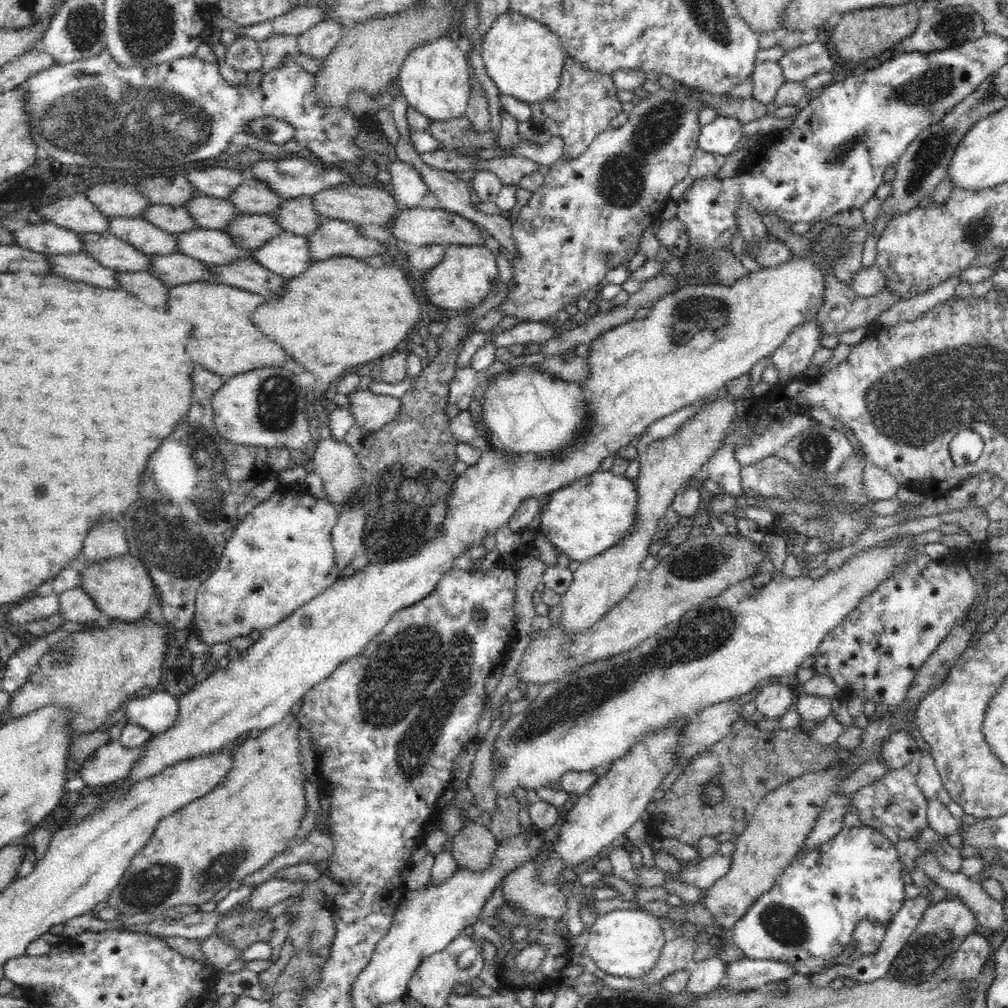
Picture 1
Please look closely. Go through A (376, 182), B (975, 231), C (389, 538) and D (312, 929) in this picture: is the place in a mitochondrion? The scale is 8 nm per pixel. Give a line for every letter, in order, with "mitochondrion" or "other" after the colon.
A: other
B: mitochondrion
C: mitochondrion
D: mitochondrion

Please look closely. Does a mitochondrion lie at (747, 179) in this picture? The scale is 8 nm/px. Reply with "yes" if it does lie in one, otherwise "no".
no

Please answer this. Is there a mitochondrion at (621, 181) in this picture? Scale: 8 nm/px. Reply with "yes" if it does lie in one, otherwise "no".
yes

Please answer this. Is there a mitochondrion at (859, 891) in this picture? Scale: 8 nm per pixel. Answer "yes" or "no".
no

